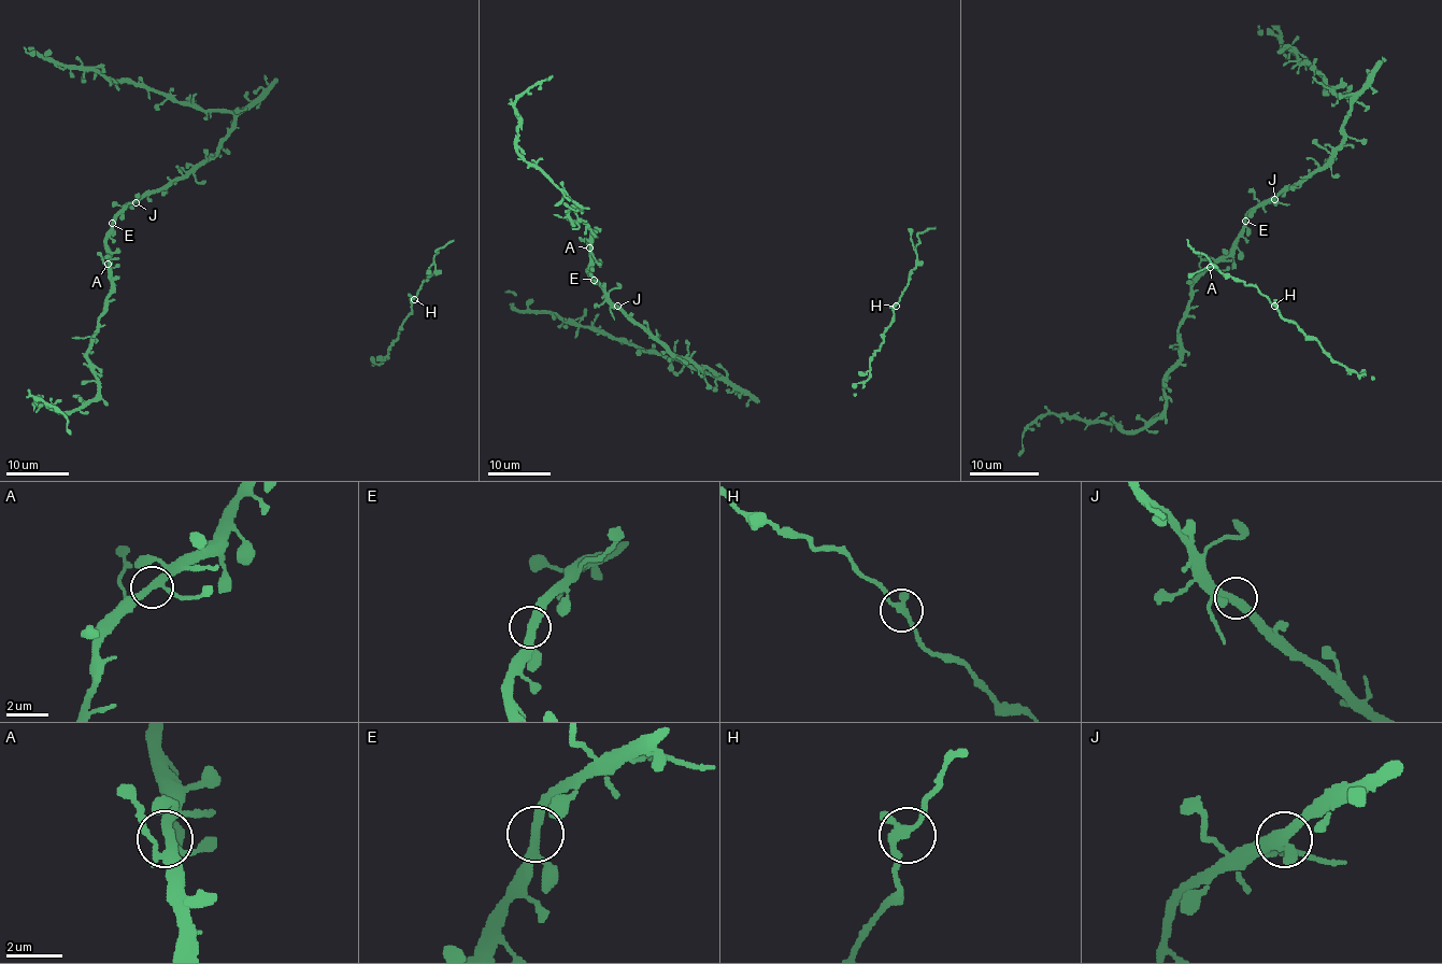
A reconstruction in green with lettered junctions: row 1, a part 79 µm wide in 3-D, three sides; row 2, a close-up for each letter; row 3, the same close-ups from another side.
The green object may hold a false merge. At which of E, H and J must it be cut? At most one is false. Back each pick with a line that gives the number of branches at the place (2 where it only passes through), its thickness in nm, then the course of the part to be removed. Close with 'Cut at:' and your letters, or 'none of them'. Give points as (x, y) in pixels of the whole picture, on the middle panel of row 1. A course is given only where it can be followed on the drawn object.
Cut at: none of them

